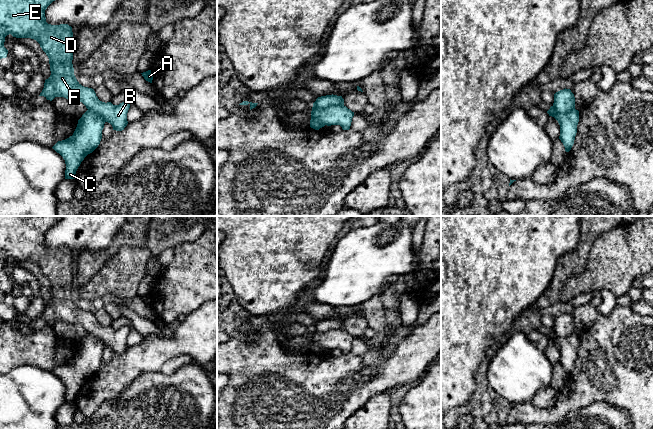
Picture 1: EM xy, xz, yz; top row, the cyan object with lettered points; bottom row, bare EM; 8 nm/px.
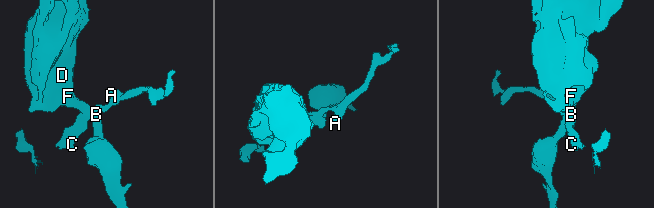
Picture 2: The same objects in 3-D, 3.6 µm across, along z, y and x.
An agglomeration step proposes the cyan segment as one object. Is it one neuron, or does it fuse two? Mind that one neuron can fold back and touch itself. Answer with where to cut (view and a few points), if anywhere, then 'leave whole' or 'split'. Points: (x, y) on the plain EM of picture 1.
xz (343, 329), (329, 329), (321, 333), (313, 331) | split

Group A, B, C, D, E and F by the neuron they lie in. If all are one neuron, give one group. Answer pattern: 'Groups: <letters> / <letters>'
Groups: A C / B D E F

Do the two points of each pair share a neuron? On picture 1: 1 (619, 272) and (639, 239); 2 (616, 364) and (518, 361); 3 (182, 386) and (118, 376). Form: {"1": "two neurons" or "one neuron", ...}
{"1": "one neuron", "2": "two neurons", "3": "two neurons"}

